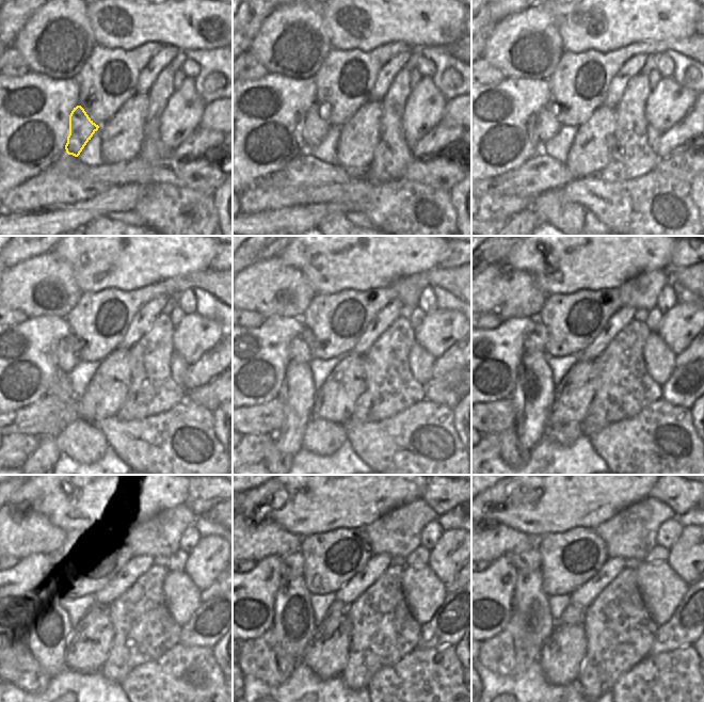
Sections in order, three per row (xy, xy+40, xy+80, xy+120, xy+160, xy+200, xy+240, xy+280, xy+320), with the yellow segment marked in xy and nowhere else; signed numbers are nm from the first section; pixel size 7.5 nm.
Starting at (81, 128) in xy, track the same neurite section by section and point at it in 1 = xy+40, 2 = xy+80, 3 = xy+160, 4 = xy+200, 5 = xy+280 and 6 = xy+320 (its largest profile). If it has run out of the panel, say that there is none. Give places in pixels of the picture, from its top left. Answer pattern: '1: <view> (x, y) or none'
1: xy+40 (315, 128)
2: xy+80 (547, 126)
3: xy+160 (301, 348)
4: xy+200 (538, 338)
5: xy+280 (292, 564)
6: xy+320 (529, 559)

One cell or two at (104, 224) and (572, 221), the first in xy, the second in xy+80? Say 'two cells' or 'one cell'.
one cell

